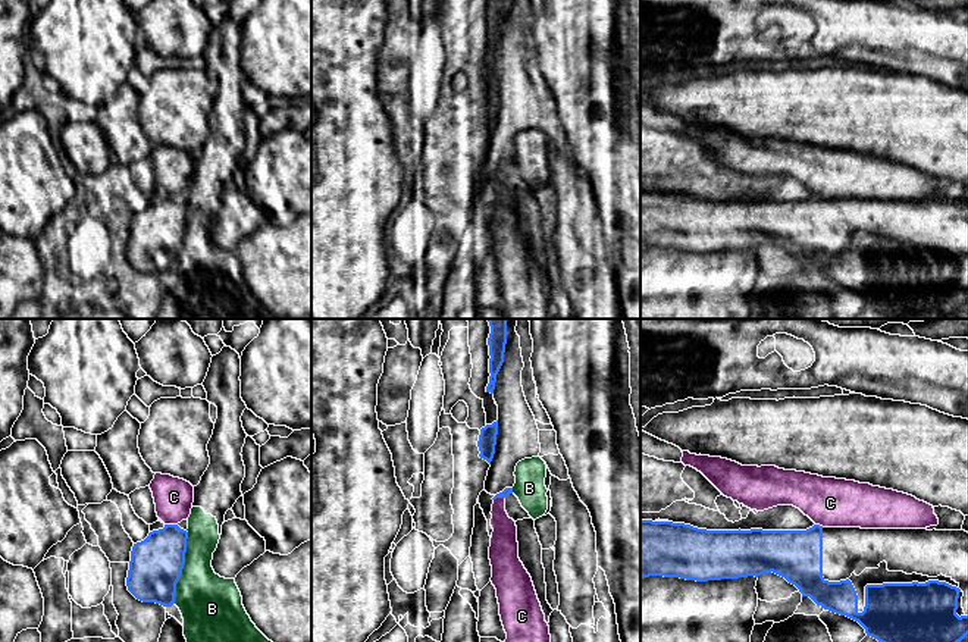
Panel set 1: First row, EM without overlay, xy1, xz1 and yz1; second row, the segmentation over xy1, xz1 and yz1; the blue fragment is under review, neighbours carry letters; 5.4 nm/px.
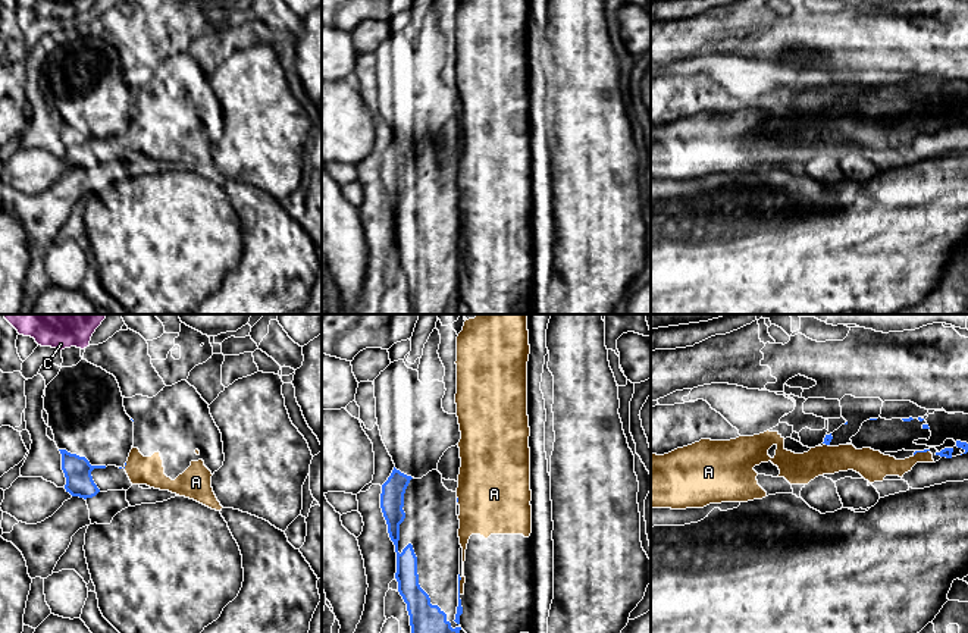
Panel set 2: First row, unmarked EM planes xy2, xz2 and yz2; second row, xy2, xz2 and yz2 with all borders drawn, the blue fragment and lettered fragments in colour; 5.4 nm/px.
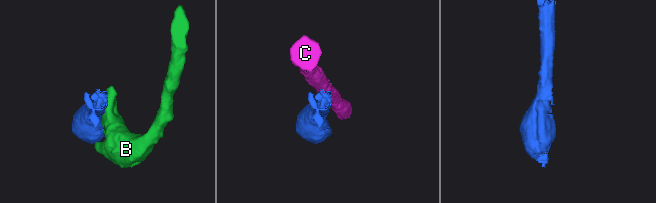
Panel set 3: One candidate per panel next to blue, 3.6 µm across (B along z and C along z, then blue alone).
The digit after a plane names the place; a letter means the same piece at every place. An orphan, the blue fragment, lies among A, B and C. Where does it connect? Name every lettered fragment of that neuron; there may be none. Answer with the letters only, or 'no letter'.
no letter

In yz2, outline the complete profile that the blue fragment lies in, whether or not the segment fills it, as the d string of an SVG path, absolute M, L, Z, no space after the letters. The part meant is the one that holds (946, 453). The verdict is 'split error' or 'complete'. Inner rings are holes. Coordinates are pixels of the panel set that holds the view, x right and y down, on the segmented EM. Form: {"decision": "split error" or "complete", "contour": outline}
{"decision": "split error", "contour": "M921 417L918 419L870 419L862 423L859 432L850 438L850 444L856 449L871 448L874 451L897 452L897 451L912 451L927 452L936 448L936 455L952 458L953 448L958 446L962 454L968 452L968 444L953 439L946 439L940 446L917 445L918 439L930 439L931 432L927 422Z"}

